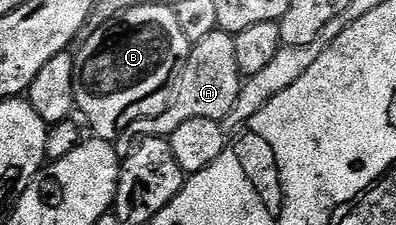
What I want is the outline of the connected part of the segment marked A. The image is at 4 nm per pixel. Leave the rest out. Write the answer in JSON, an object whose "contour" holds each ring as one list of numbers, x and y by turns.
{"contour":[[217,30,214,34,206,34,202,42,192,45,192,52,178,76,180,89,176,92,176,100,169,103,168,107,159,116,150,116,146,120,135,120,128,127,127,135,135,138,149,136,169,137,182,122,190,122,190,118,210,118,222,121,226,114,230,114,234,102,238,102,238,94,242,77,238,70,238,61,234,55,235,36,228,32]]}

